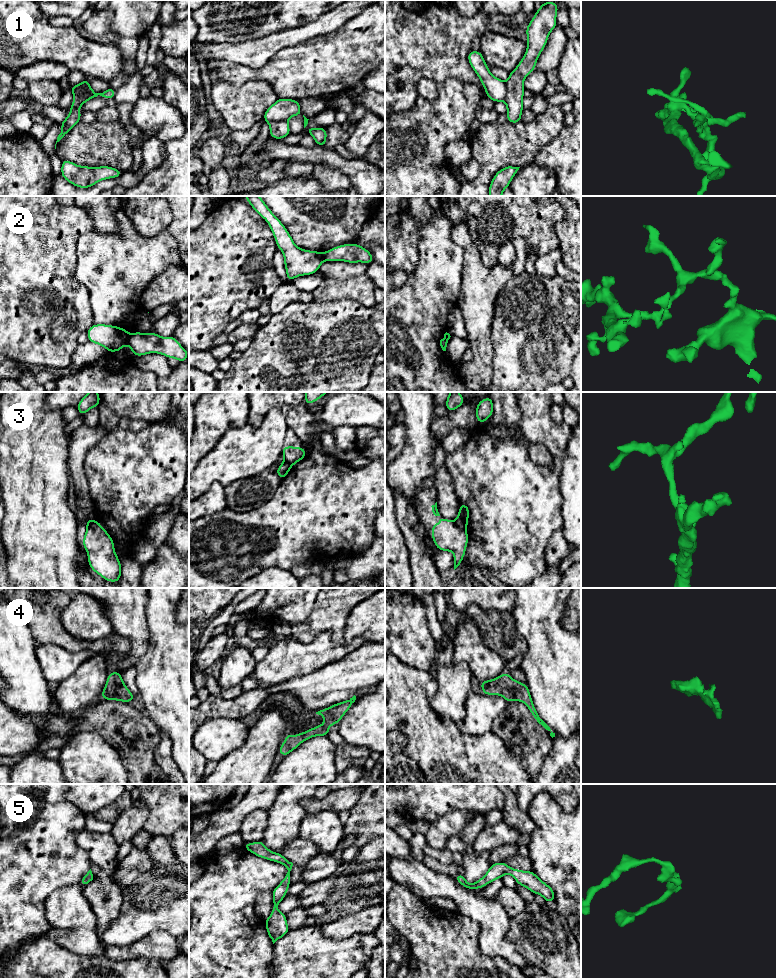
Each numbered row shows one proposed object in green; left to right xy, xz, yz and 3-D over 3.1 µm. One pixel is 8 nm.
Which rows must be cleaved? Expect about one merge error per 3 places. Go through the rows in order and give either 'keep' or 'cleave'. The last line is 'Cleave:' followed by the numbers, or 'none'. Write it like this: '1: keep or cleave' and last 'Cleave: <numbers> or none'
1: cleave
2: cleave
3: cleave
4: keep
5: keep
Cleave: 1, 2, 3

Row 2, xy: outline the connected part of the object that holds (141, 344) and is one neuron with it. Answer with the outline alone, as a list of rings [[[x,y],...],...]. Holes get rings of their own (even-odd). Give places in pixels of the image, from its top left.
[[[135,332],[129,335],[126,342],[134,356],[143,356],[149,353],[158,353],[179,362],[188,360],[188,350],[183,348],[173,336],[161,337],[154,332],[147,334]]]

